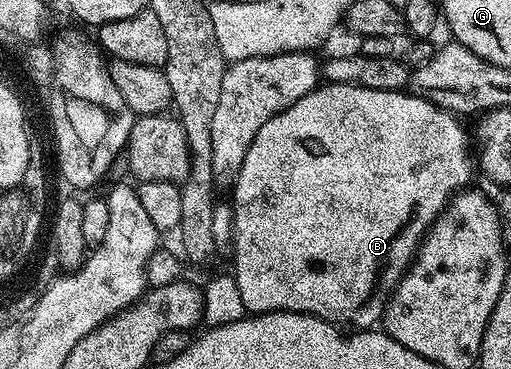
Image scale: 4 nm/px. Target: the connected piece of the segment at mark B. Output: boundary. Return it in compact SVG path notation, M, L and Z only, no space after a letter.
M336 83L318 84L317 88L303 95L303 99L291 103L287 111L279 111L279 115L267 119L247 149L243 167L231 185L234 213L231 273L237 279L246 314L309 313L313 317L332 321L338 327L353 325L349 327L357 331L372 330L376 326L373 324L376 321L378 324L384 318L385 306L389 304L393 290L401 282L405 270L412 265L413 258L421 248L421 241L433 226L433 220L443 212L454 194L470 184L471 149L465 146L465 129L457 121L460 120L446 109L409 91L379 91L362 85Z

